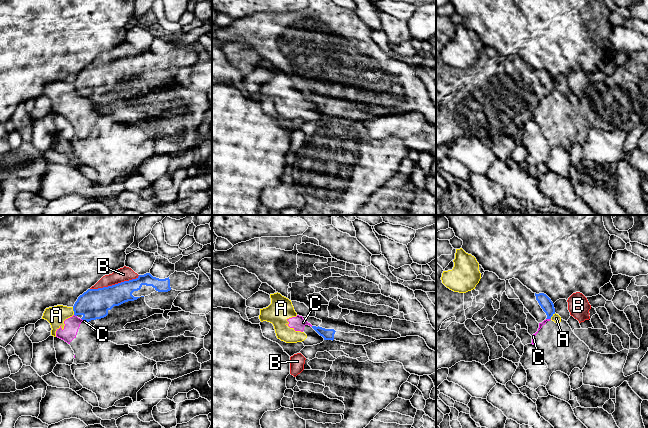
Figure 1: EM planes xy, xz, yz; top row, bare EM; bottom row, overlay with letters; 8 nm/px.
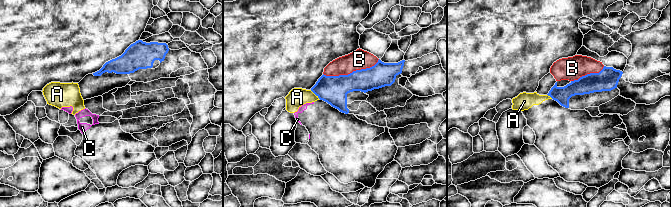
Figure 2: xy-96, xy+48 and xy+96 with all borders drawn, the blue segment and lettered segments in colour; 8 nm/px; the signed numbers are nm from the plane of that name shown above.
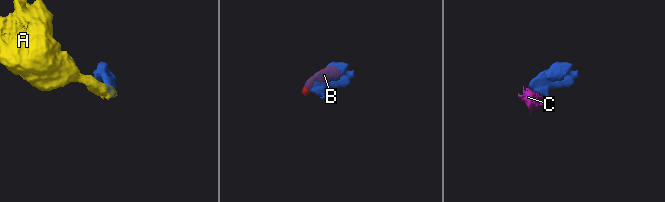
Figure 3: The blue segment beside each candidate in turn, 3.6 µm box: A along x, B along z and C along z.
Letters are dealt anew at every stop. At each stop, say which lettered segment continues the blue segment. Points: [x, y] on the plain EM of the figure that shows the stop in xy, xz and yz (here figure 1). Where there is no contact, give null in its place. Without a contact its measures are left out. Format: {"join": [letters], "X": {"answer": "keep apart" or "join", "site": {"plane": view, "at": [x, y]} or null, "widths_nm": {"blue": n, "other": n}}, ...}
{"join": ["B"], "A": {"answer": "keep apart", "site": {"plane": "xy", "at": [73, 86]}, "widths_nm": {"blue": 240, "other": 150}}, "B": {"answer": "join", "site": {"plane": "xy", "at": [115, 60]}, "widths_nm": {"blue": 240, "other": 110}}, "C": {"answer": "keep apart", "site": {"plane": "yz", "at": [548, 94]}, "widths_nm": {"blue": 100, "other": 30}}}

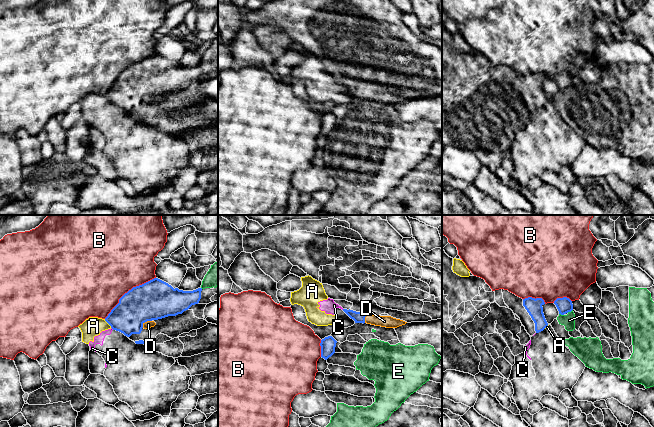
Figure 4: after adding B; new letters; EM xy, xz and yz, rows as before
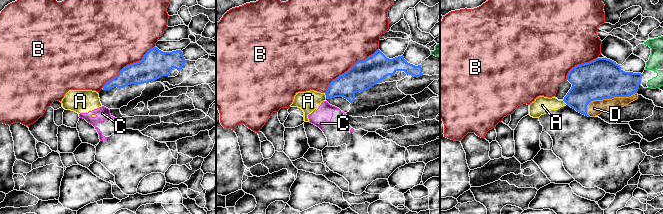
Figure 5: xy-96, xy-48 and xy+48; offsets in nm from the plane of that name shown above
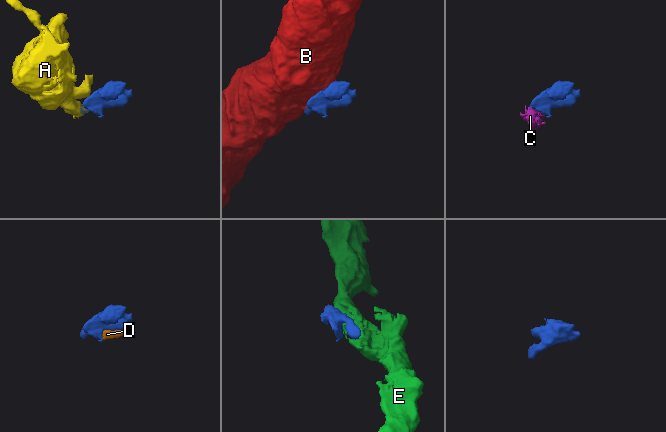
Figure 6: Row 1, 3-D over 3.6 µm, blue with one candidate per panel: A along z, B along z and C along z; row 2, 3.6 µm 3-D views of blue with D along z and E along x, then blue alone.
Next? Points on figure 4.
{"join": ["D"], "A": {"answer": "keep apart", "site": {"plane": "xy", "at": [107, 98]}, "widths_nm": {"blue": 280, "other": 160}}, "B": {"answer": "keep apart", "site": {"plane": "xy", "at": [128, 67]}, "widths_nm": {"blue": 320, "other": 500}}, "C": {"answer": "keep apart", "site": {"plane": "xy", "at": [112, 104]}, "widths_nm": {"blue": 280, "other": 70}}, "D": {"answer": "join", "site": {"plane": "xy", "at": [145, 97]}, "widths_nm": {"blue": 320, "other": 60}}, "E": {"answer": "keep apart", "site": {"plane": "yz", "at": [569, 87]}, "widths_nm": {"blue": 130, "other": 100}}}

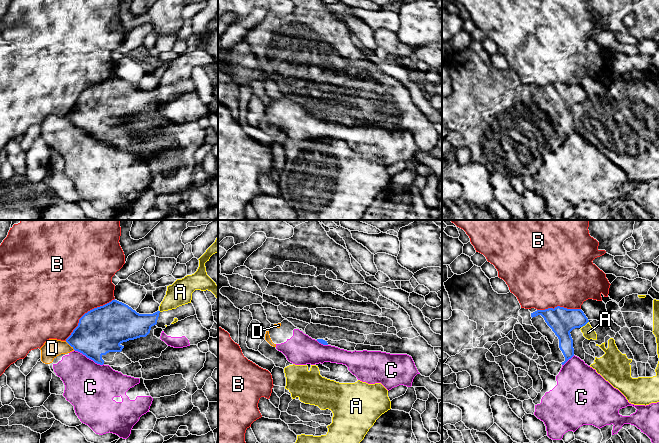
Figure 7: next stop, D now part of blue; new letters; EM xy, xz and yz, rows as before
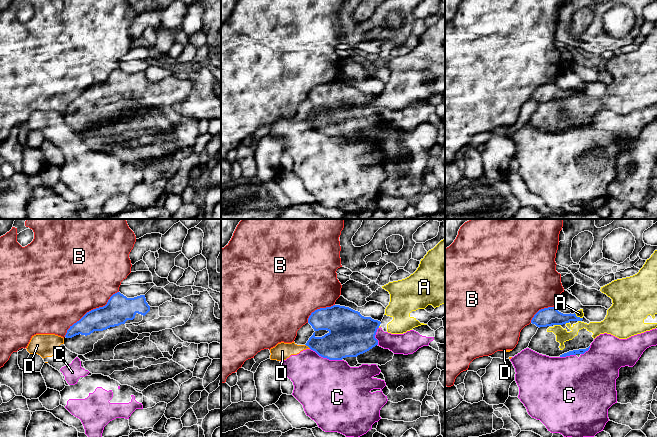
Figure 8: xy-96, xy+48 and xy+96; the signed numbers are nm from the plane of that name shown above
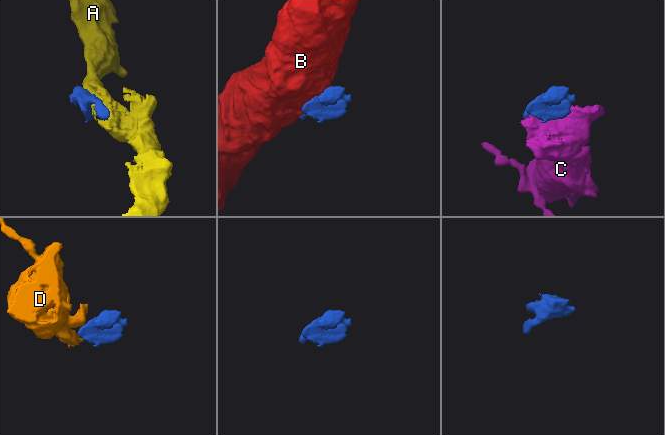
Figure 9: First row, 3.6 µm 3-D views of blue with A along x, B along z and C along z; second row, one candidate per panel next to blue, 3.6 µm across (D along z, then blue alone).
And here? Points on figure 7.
{"join": [], "A": {"answer": "keep apart", "site": {"plane": "yz", "at": [585, 100]}, "widths_nm": {"blue": 220, "other": 100}}, "B": {"answer": "keep apart", "site": {"plane": "xy", "at": [87, 88]}, "widths_nm": {"blue": 380, "other": 500}}, "C": {"answer": "keep apart", "site": {"plane": "xy", "at": [89, 134]}, "widths_nm": {"blue": 380, "other": 400}}, "D": {"answer": "keep apart", "site": {"plane": "xy", "at": [70, 121]}, "widths_nm": {"blue": 360, "other": 150}}}

